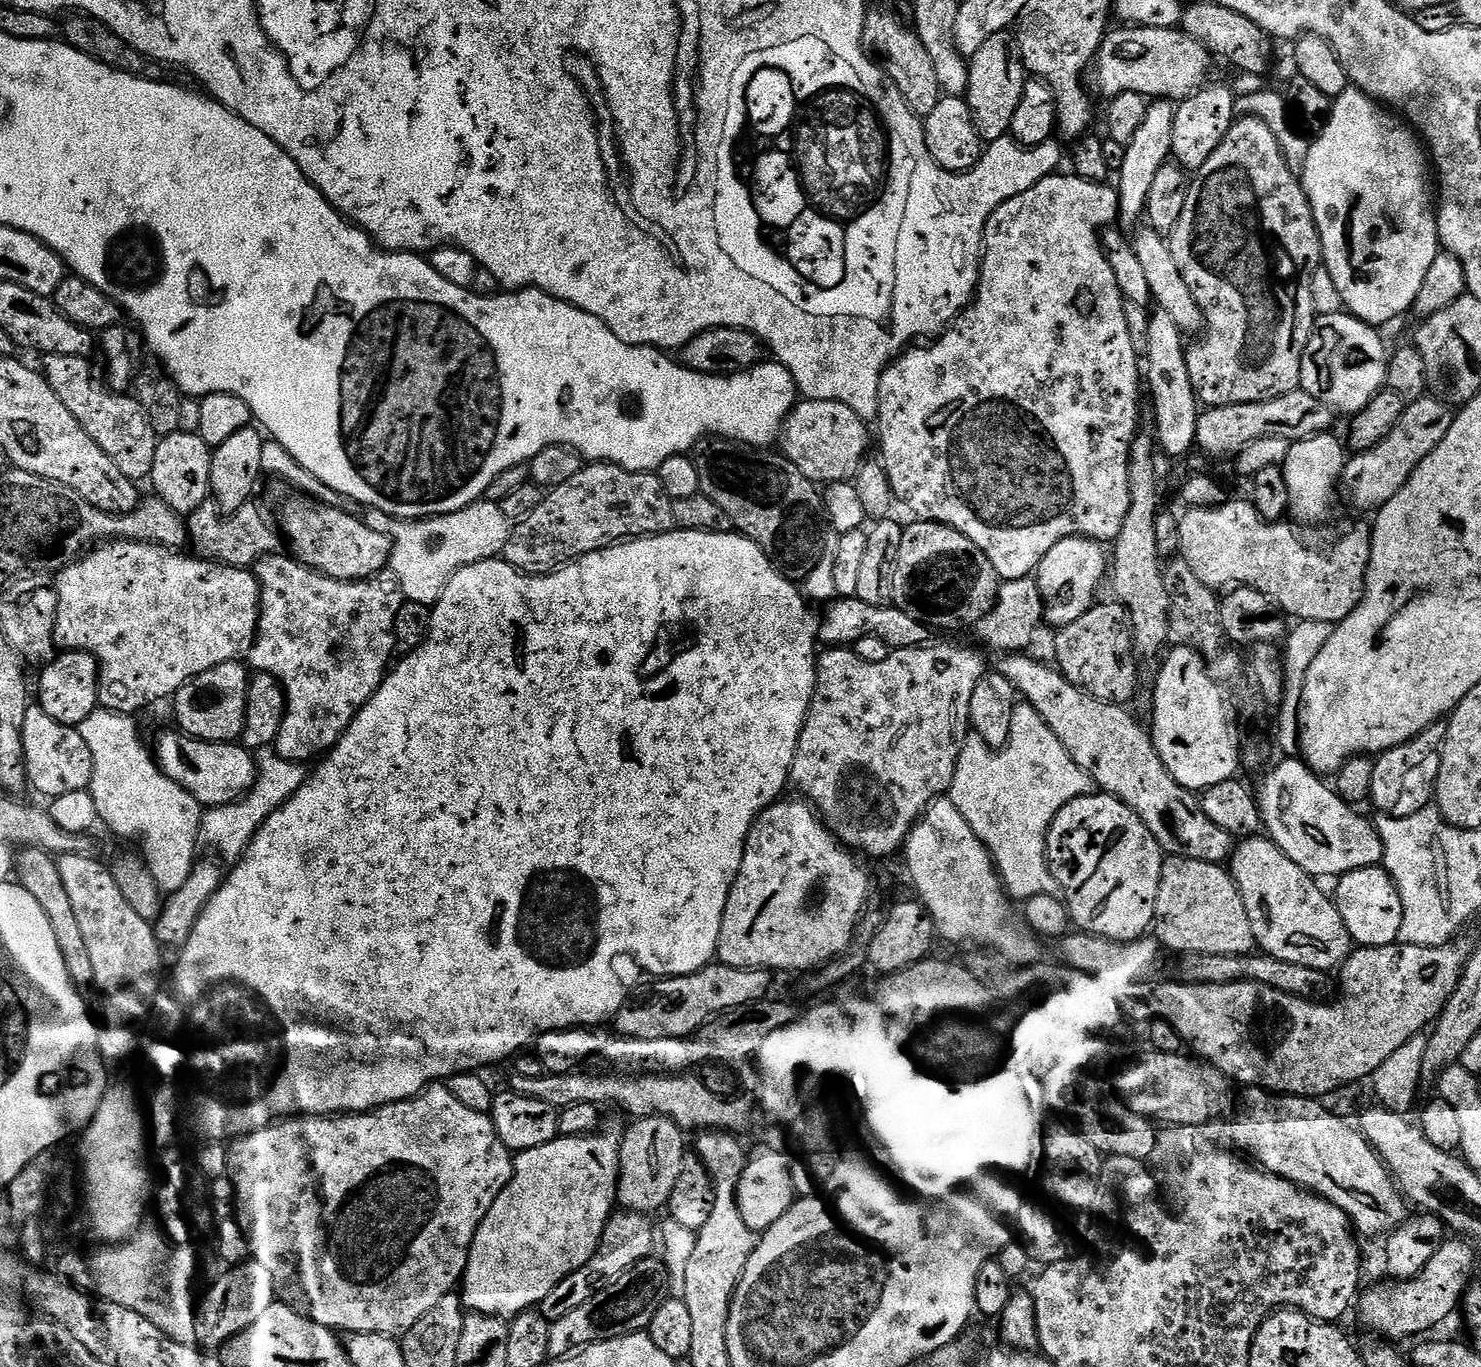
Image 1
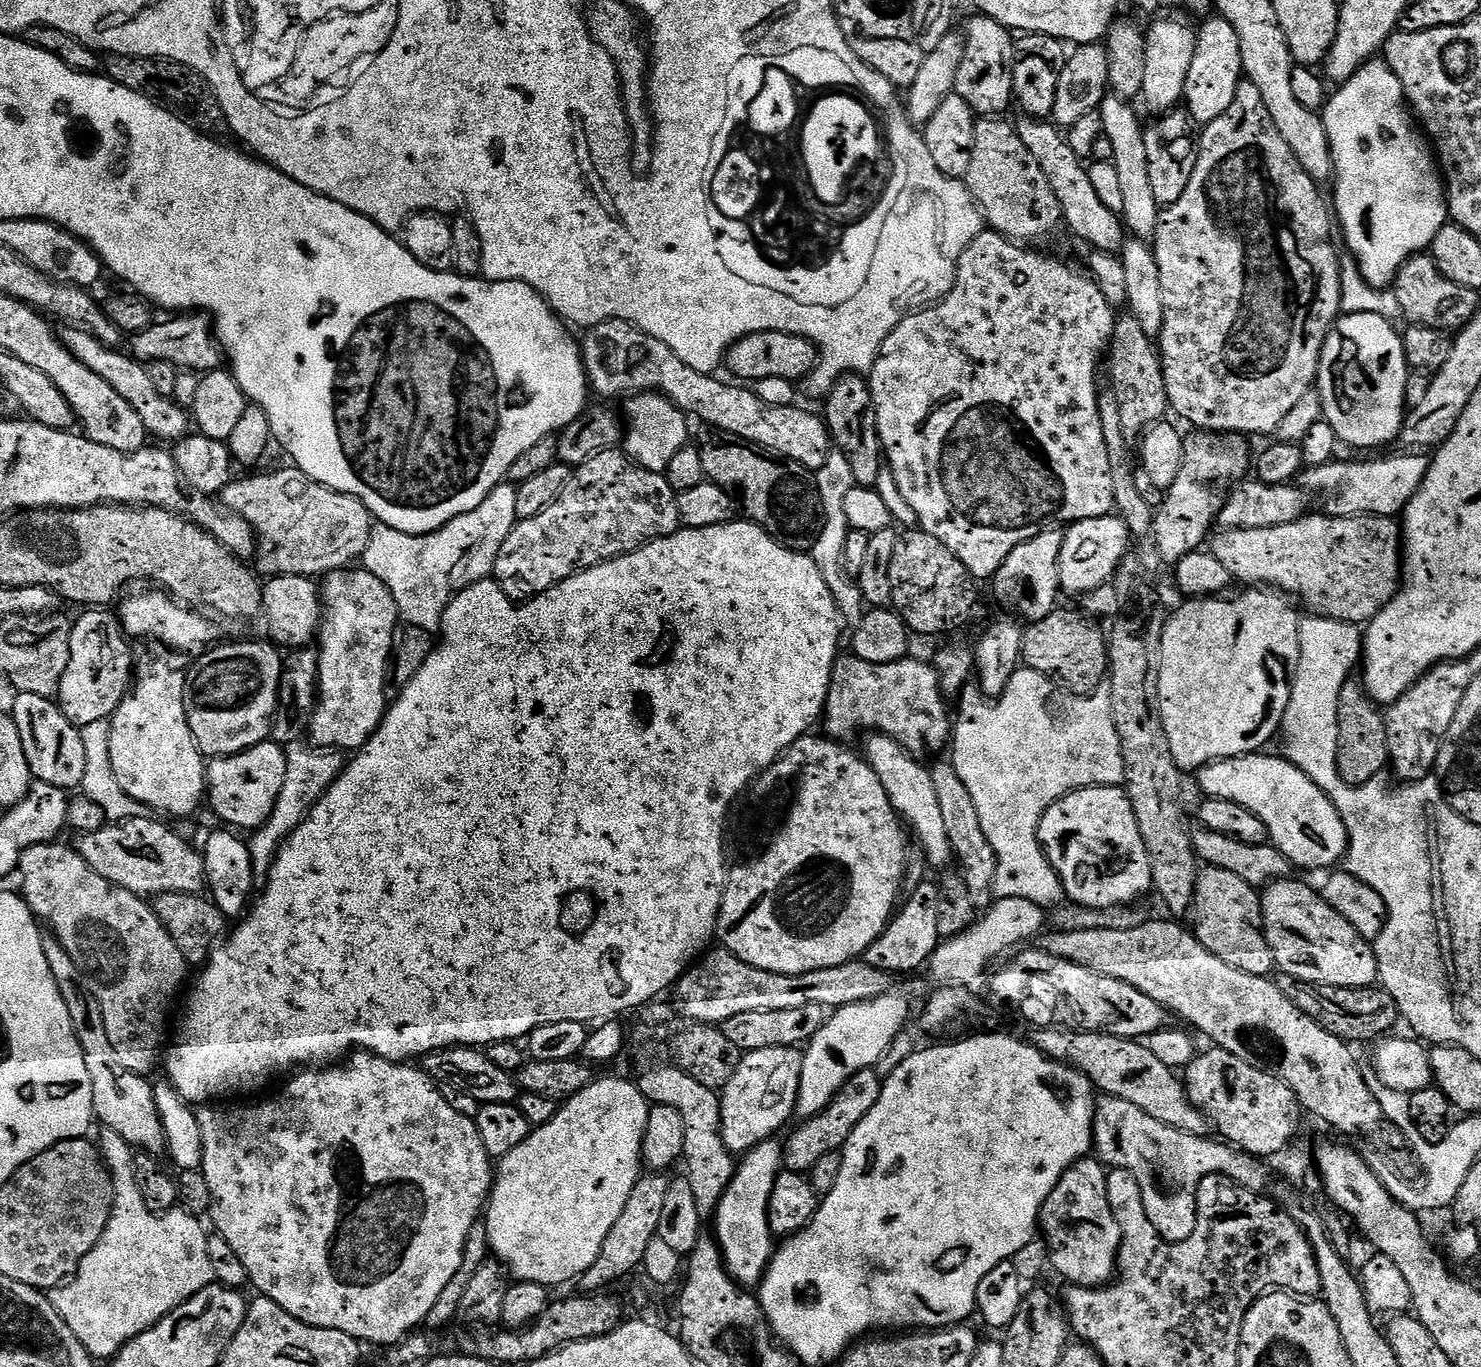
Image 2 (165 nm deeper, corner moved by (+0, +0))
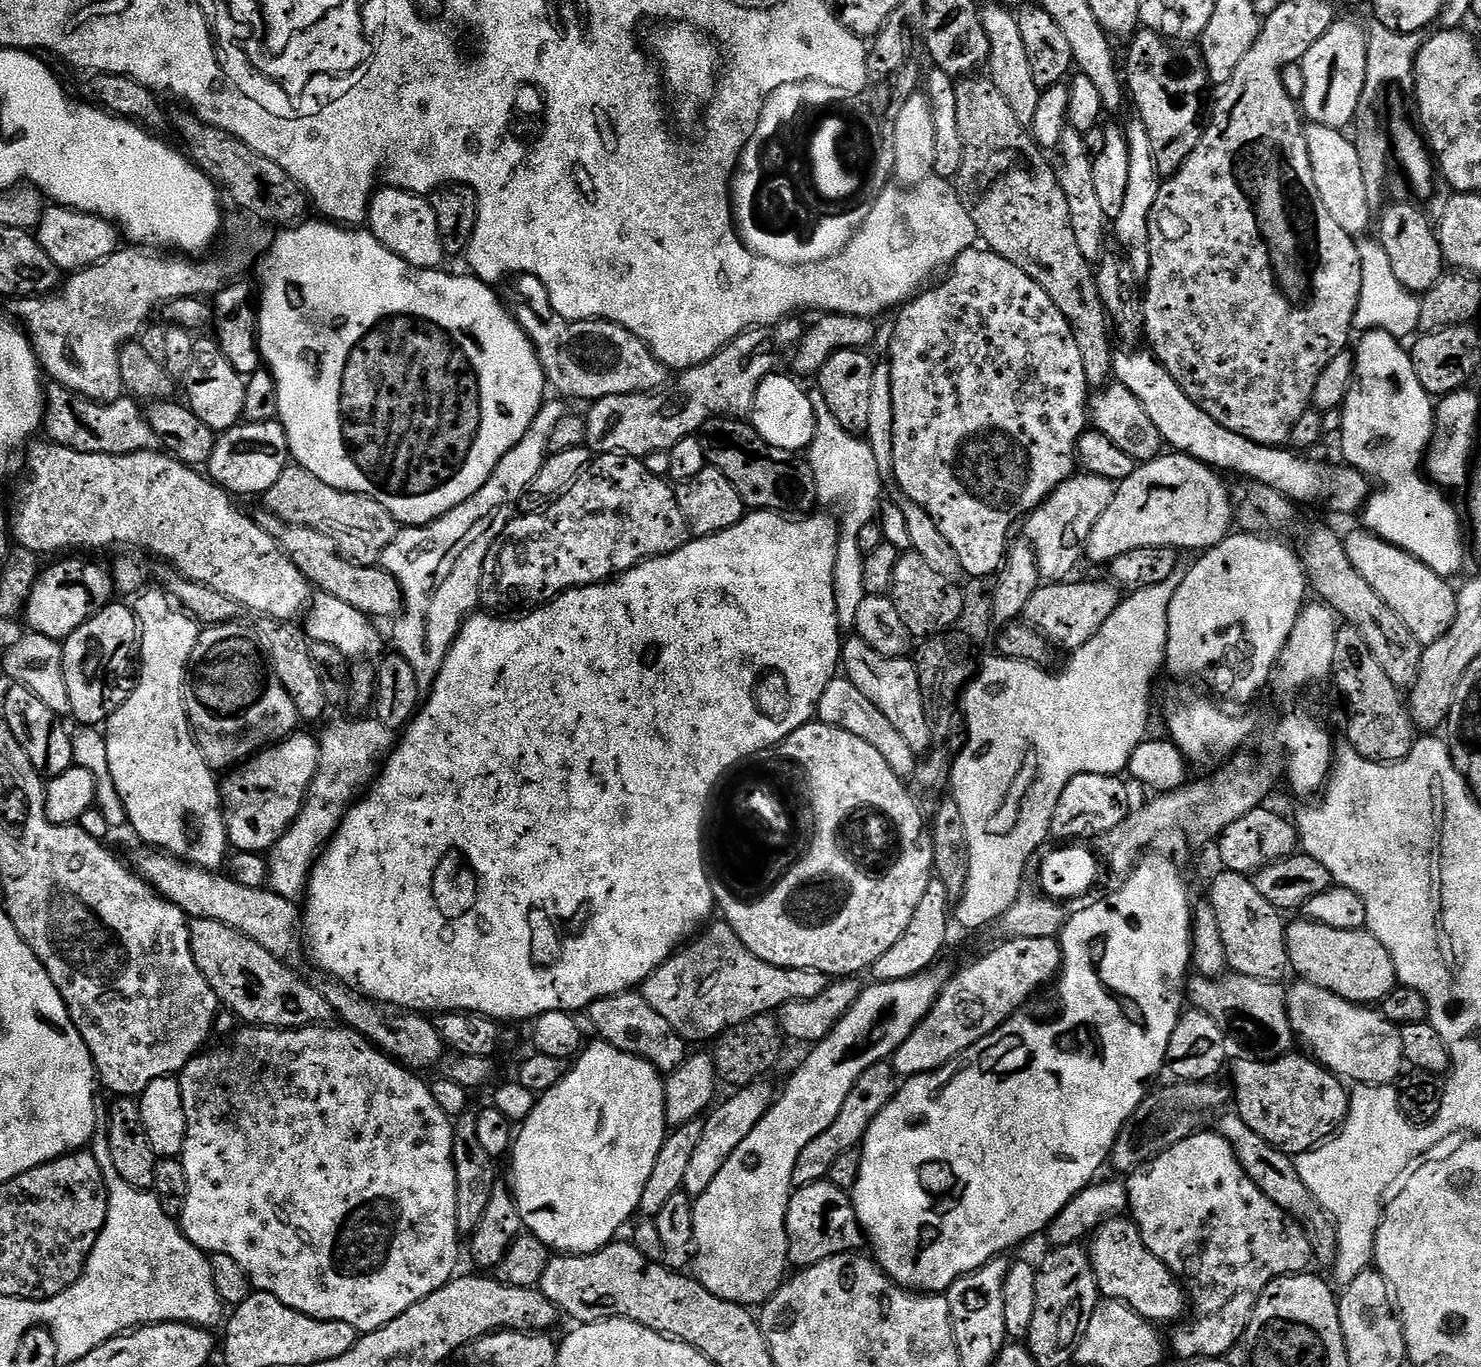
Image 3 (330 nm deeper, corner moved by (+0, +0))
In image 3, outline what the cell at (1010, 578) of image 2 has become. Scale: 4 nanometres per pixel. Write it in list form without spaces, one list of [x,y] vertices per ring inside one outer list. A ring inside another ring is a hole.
[[[1073,474],[1023,521],[1023,524],[1025,523],[1023,535],[1032,545],[1038,558],[1041,577],[1048,582],[1064,582],[1073,575],[1071,572],[1079,566],[1080,559],[1082,561],[1085,559],[1090,530],[1094,530],[1094,522],[1098,522],[1106,506],[1114,502],[1116,484],[1113,481],[1091,474],[1080,475]]]

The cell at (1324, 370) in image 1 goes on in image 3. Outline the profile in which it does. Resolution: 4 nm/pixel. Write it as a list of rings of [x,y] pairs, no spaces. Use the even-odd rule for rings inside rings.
[[[1365,332],[1359,339],[1360,345],[1354,348],[1356,375],[1340,408],[1342,426],[1338,440],[1344,451],[1343,463],[1349,468],[1356,468],[1375,487],[1376,484],[1380,487],[1369,495],[1362,509],[1363,527],[1373,536],[1381,536],[1383,540],[1411,553],[1439,576],[1452,578],[1464,564],[1464,528],[1460,525],[1455,506],[1444,497],[1447,495],[1422,471],[1428,445],[1432,442],[1433,397],[1429,396],[1422,382],[1418,382],[1409,349],[1405,345],[1403,348],[1400,345],[1403,343],[1397,337],[1388,332]]]

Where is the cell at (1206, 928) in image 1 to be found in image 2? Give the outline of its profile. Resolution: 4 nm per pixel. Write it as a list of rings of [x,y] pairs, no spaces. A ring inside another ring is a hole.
[[[1201,867],[1196,873],[1196,898],[1192,901],[1191,919],[1196,919],[1194,934],[1202,946],[1214,958],[1222,958],[1226,966],[1234,966],[1234,970],[1242,970],[1246,974],[1271,977],[1276,968],[1276,959],[1266,942],[1264,923],[1262,922],[1262,906],[1260,905],[1260,892],[1252,888],[1238,874],[1230,874],[1230,870],[1221,868]]]

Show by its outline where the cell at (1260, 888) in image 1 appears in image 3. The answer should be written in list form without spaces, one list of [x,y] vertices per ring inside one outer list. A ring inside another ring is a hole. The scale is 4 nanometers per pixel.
[[[1299,918],[1287,925],[1284,940],[1288,943],[1288,962],[1293,973],[1297,972],[1299,979],[1305,984],[1313,984],[1318,986],[1322,990],[1330,990],[1334,994],[1338,994],[1343,1000],[1349,1000],[1352,1004],[1358,1004],[1361,1006],[1376,1006],[1385,1000],[1389,994],[1392,993],[1398,986],[1396,978],[1396,971],[1394,970],[1394,962],[1390,958],[1390,954],[1386,950],[1386,946],[1382,946],[1382,942],[1378,942],[1378,938],[1374,938],[1372,933],[1367,930],[1336,930],[1334,926],[1326,926],[1325,924],[1319,924],[1313,920],[1307,918]]]

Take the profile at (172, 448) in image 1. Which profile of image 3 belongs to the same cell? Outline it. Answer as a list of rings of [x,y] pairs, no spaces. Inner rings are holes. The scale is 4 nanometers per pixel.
[[[279,419],[270,422],[241,422],[229,432],[219,433],[216,437],[214,454],[210,454],[206,465],[207,475],[213,484],[220,485],[233,497],[263,497],[265,492],[282,478],[282,470],[290,466],[288,435]]]

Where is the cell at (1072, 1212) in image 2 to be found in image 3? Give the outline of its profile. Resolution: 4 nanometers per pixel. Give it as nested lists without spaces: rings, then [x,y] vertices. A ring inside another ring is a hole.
[[[1131,1219],[1105,1220],[1091,1233],[1091,1240],[1092,1268],[1100,1282],[1101,1297],[1120,1300],[1123,1304],[1130,1305],[1142,1318],[1153,1322],[1161,1322],[1160,1320],[1176,1322],[1185,1315],[1184,1311],[1189,1311],[1189,1293],[1182,1287],[1177,1276],[1161,1260],[1154,1258],[1150,1250],[1146,1250],[1140,1231],[1136,1229]]]

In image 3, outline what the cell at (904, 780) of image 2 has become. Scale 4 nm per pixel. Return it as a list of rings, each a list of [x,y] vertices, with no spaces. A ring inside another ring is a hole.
[[[846,678],[832,680],[830,686],[826,686],[826,694],[822,694],[818,702],[816,716],[821,724],[841,728],[854,734],[854,738],[862,738],[870,742],[870,746],[874,746],[874,750],[878,750],[878,754],[886,758],[890,770],[894,770],[901,778],[911,777],[915,772],[918,753],[910,750],[910,742],[906,742],[906,738],[902,738],[902,734],[898,734],[898,730],[890,726],[886,714],[882,714],[882,710],[878,710],[878,706],[874,706],[874,702],[870,702],[870,698],[866,698],[866,694],[862,694],[862,690],[854,686],[854,682]]]

